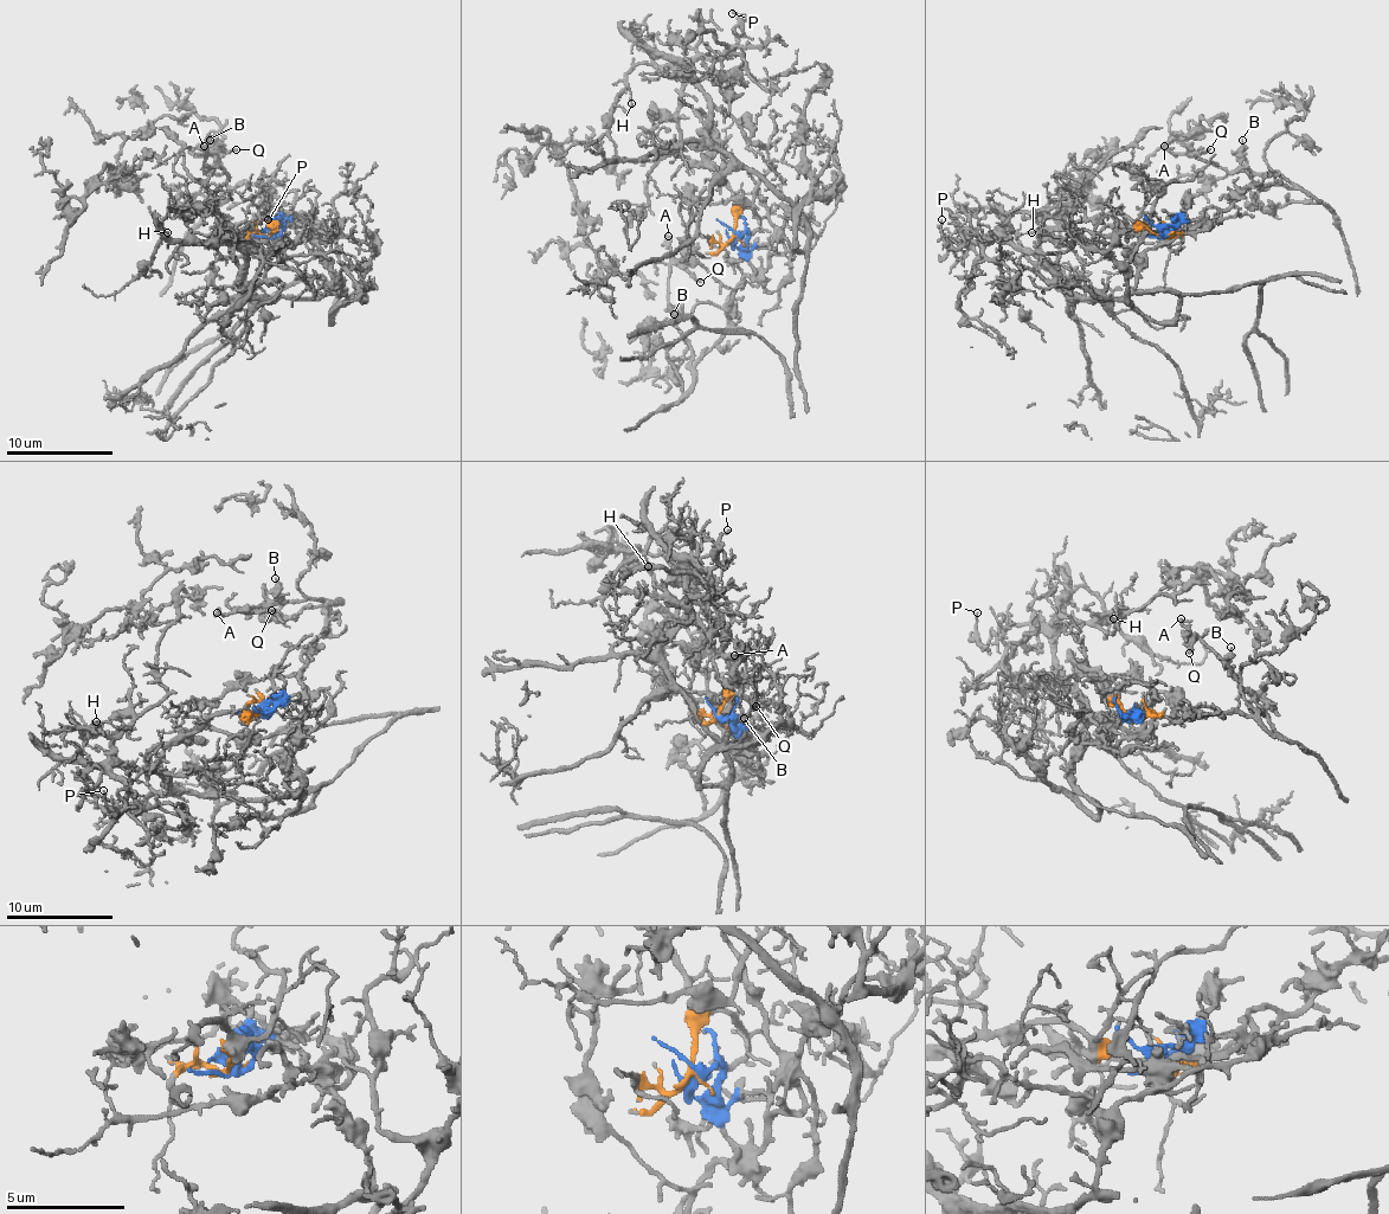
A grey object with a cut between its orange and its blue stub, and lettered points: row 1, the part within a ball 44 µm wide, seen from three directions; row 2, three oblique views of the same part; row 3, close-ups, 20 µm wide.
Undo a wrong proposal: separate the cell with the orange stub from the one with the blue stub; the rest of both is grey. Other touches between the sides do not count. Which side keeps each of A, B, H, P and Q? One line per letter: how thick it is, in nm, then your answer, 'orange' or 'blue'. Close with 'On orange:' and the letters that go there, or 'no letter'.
A: 140 nm thick; blue
B: 280 nm thick; blue
H: 110 nm thick; orange
P: 140 nm thick; orange
Q: 170 nm thick; blue
On orange: H, P

